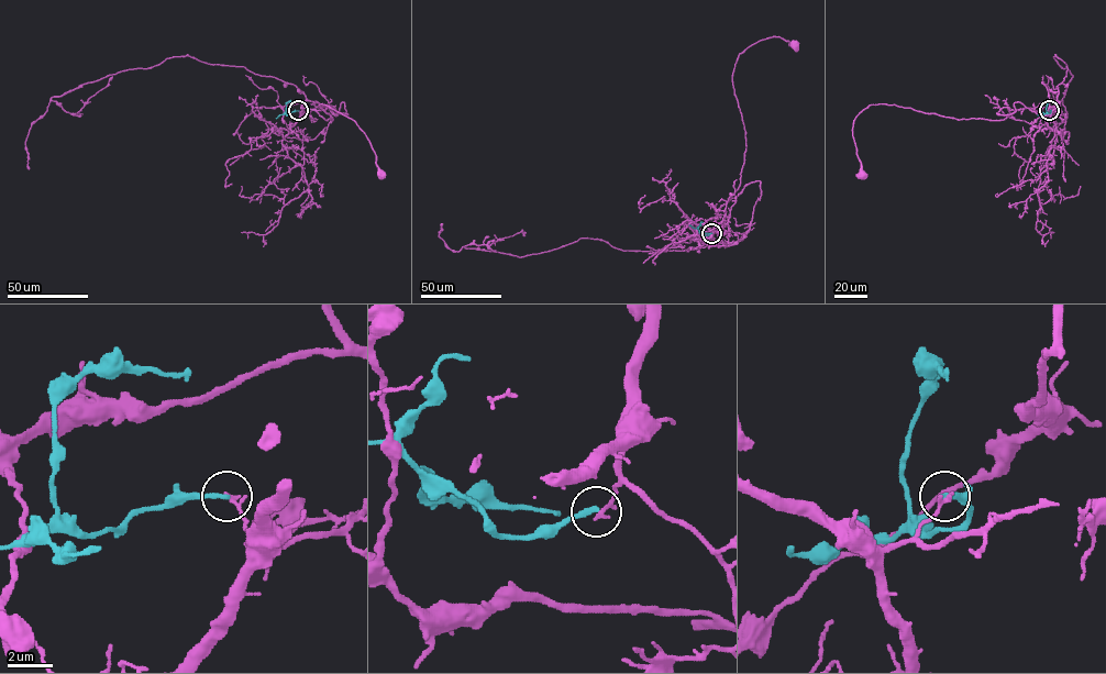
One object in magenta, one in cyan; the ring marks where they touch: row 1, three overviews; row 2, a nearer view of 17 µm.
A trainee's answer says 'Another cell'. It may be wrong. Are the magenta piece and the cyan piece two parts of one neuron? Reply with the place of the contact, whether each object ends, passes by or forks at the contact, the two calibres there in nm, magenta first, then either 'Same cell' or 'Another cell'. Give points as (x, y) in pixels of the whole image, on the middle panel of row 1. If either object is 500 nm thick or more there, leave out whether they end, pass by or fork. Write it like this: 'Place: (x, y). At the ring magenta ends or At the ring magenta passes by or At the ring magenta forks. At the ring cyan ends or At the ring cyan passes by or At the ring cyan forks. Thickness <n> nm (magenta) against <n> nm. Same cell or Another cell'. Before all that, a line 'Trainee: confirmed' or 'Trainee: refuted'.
Trainee: confirmed
Place: (711, 233). At the ring magenta ends. At the ring cyan ends. Thickness 180 nm (magenta) against 240 nm. Another cell

